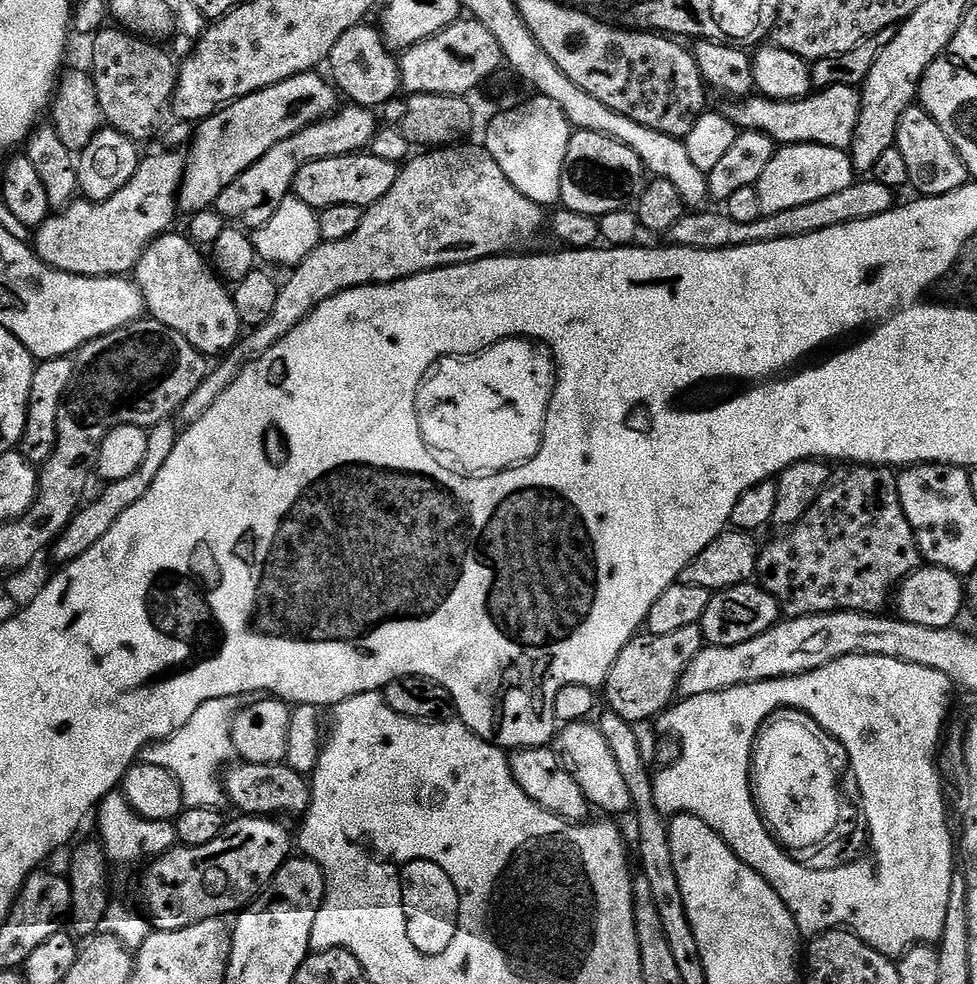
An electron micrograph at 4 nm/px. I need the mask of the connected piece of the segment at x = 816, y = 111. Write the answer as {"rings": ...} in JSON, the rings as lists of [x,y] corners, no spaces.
{"rings":[[[850,86],[822,88],[801,100],[771,100],[768,96],[753,94],[729,99],[725,104],[728,105],[723,105],[723,114],[736,124],[737,129],[764,132],[780,146],[817,144],[848,152],[854,142],[854,130],[858,130],[860,94],[856,88]]]}

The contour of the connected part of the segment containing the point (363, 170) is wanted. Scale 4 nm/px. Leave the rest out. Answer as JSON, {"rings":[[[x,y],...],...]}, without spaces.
{"rings":[[[371,154],[322,158],[306,162],[306,166],[298,170],[292,183],[292,192],[299,200],[306,202],[306,206],[317,210],[330,206],[358,206],[366,210],[370,205],[377,204],[390,191],[390,186],[398,182],[400,169],[401,165],[386,162],[386,158]]]}

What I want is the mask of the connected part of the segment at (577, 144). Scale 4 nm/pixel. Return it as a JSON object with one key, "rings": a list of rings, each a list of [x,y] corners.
{"rings":[[[577,131],[566,150],[565,175],[558,186],[559,203],[571,212],[597,218],[635,205],[646,183],[646,164],[636,151],[606,133]]]}

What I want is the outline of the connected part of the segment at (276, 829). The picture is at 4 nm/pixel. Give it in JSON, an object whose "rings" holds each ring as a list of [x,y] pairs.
{"rings":[[[241,815],[236,819],[240,820],[225,823],[224,832],[214,842],[193,848],[171,848],[143,869],[142,912],[155,931],[182,930],[203,920],[239,913],[268,887],[274,874],[293,855],[294,836],[288,833],[284,825],[287,823],[270,816]]]}

